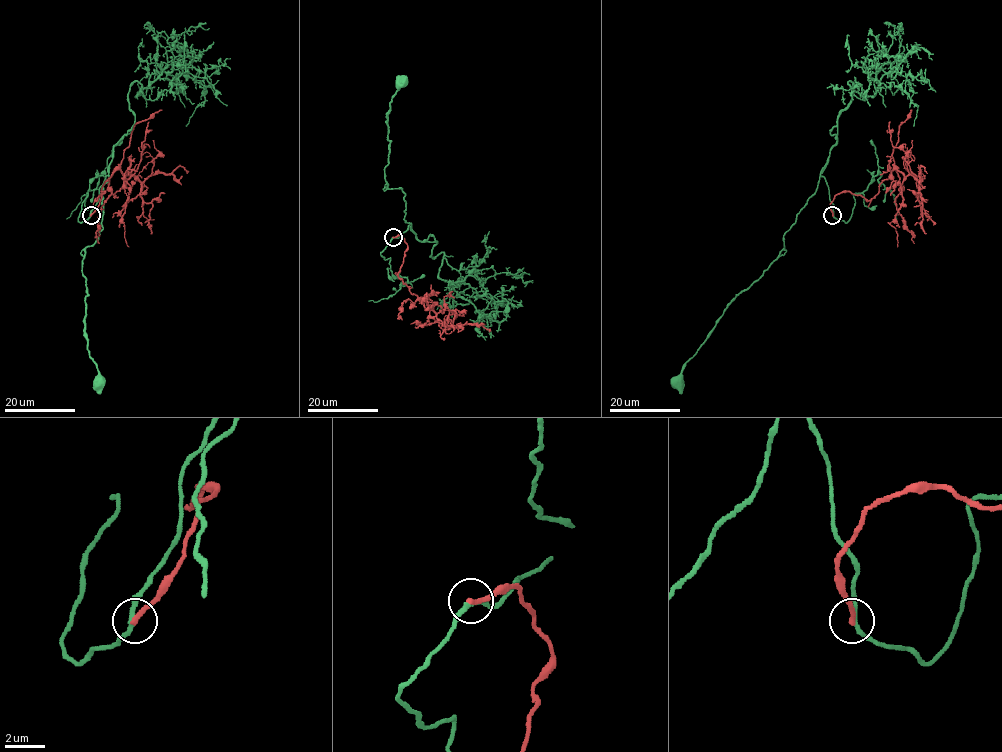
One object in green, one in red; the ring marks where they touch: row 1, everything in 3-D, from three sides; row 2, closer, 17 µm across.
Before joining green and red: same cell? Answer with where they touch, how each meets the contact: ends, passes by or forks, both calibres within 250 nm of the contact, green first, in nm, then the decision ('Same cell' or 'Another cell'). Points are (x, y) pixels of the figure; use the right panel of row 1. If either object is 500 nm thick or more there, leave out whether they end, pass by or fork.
Place: (832, 215). At the ring green passes by. At the ring red ends. Thickness 220 nm (green) against 280 nm. Another cell

